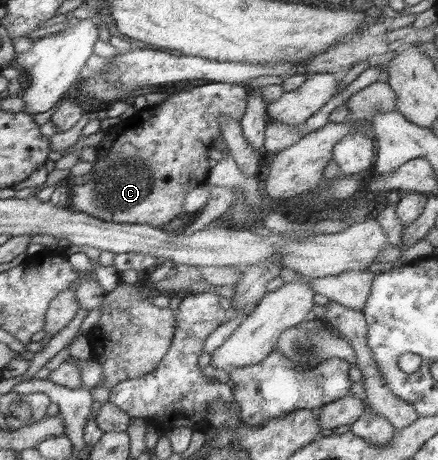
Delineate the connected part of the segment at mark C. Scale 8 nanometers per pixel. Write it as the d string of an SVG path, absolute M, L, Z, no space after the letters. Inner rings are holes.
M207 83L194 86L192 91L169 93L163 102L138 110L128 121L119 122L104 131L104 139L96 147L93 176L88 181L79 179L69 189L69 207L86 215L114 223L141 223L152 227L166 228L172 219L186 211L186 199L190 191L206 185L210 173L210 151L214 151L214 139L222 133L218 124L220 117L240 121L245 115L250 89L244 84Z

